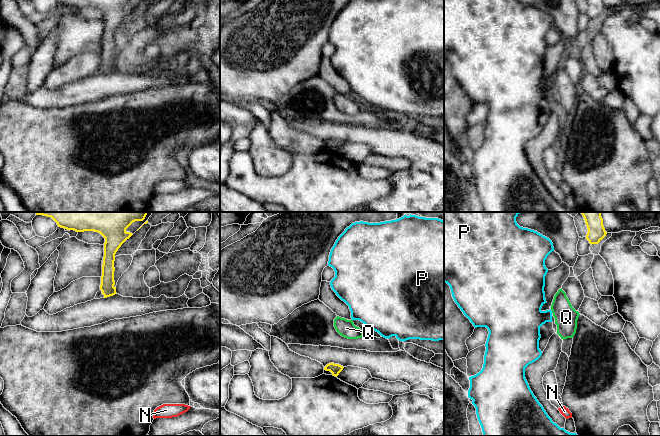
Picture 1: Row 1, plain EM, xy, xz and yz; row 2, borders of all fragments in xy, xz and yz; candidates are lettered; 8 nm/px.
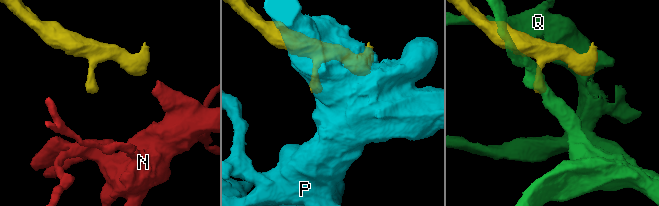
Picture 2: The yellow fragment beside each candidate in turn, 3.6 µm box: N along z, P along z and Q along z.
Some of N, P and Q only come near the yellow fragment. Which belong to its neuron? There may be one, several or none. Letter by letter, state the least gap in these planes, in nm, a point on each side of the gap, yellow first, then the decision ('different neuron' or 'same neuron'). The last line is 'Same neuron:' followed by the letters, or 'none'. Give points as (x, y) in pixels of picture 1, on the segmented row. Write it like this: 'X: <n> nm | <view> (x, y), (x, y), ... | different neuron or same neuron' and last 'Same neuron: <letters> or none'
N: 950 nm | xy (112, 295), (163, 404) | same neuron
P: 280 nm | yz (586, 238), (553, 247) | different neuron
Q: 220 nm | xz (338, 364), (348, 338) | different neuron
Same neuron: N

